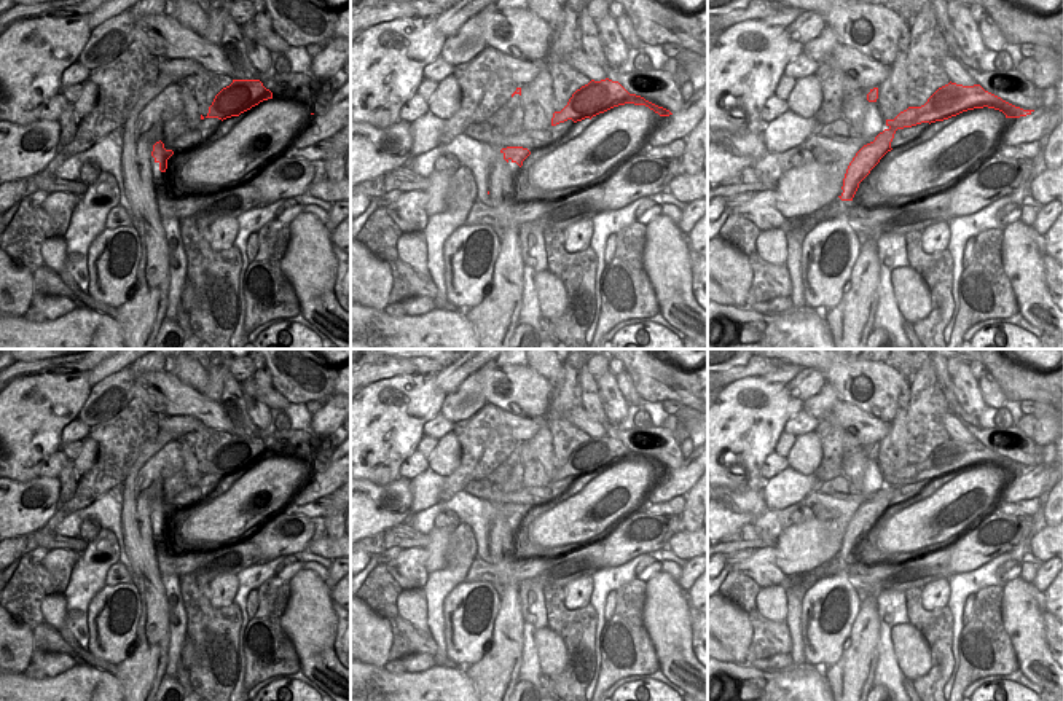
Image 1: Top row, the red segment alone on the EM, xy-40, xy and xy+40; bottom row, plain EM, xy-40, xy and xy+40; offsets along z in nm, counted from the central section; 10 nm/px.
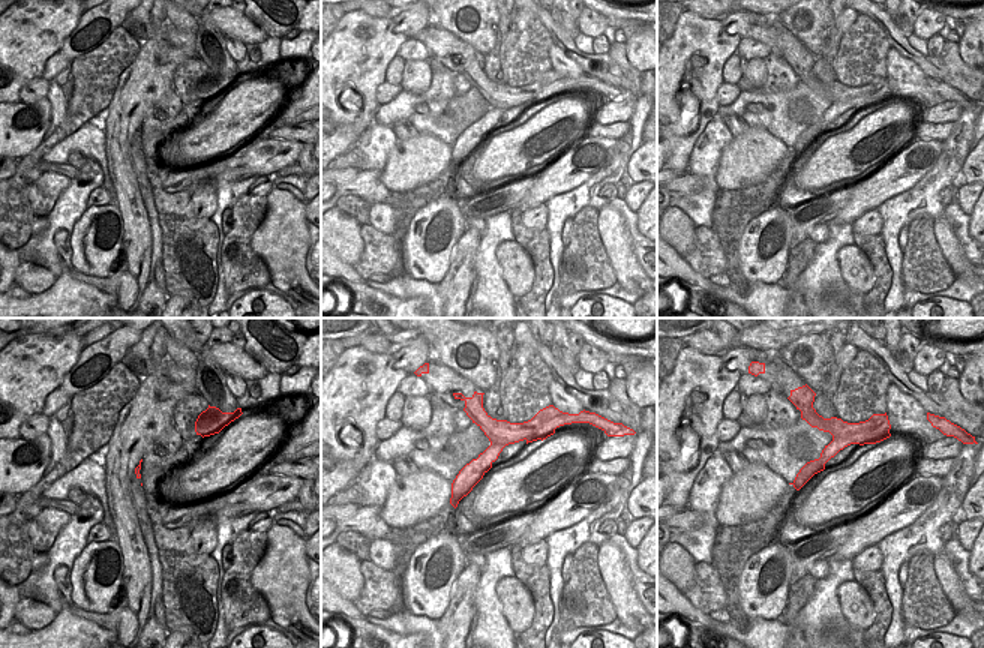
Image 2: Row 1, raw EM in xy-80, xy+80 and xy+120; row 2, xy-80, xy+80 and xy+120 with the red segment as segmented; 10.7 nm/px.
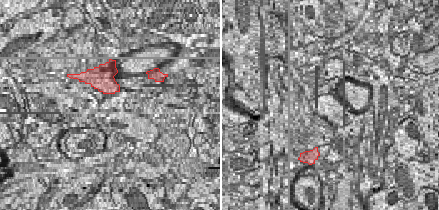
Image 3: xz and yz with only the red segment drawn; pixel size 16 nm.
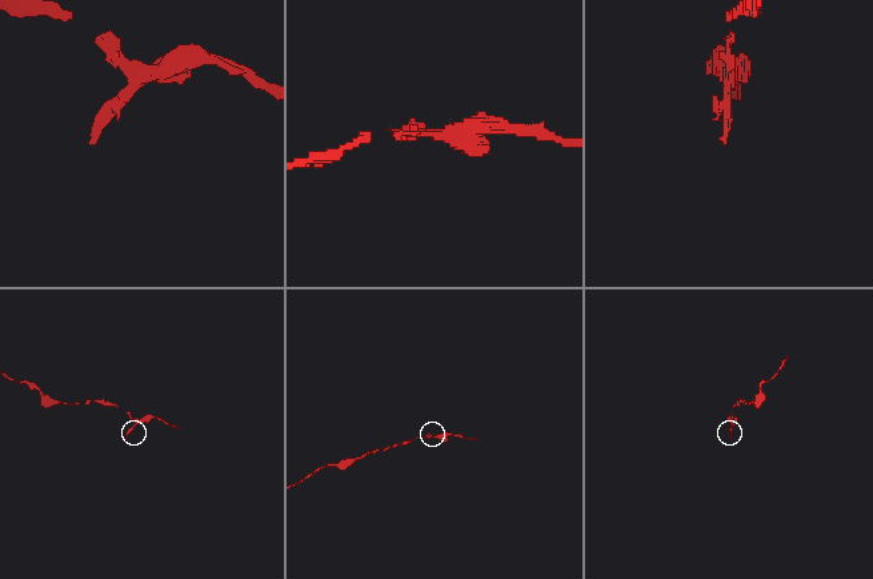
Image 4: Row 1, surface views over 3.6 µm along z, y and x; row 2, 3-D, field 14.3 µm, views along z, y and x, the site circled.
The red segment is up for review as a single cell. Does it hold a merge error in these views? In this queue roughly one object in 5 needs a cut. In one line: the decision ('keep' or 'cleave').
cleave

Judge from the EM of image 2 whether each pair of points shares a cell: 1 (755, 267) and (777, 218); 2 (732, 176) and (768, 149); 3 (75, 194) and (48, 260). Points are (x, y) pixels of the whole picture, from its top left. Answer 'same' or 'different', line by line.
1: same
2: same
3: same

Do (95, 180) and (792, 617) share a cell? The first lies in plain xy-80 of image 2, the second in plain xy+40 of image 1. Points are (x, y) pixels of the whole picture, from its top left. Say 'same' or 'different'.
same

